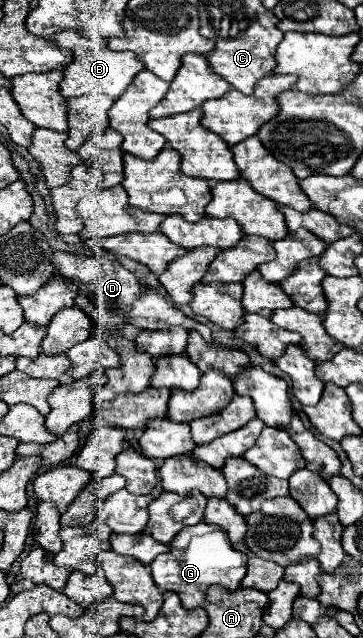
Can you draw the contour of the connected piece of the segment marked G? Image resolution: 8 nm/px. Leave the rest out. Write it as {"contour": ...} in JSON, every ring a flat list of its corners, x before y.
{"contour":[[199,523,195,527,187,527,177,533,177,537,169,545,171,549,151,563,151,575,159,589,175,591,181,599,181,605,189,609,203,607,207,601,207,589,211,585,221,585,227,591,239,587,241,579,247,571,247,555,235,551,227,541,227,533,223,533,215,525]]}

